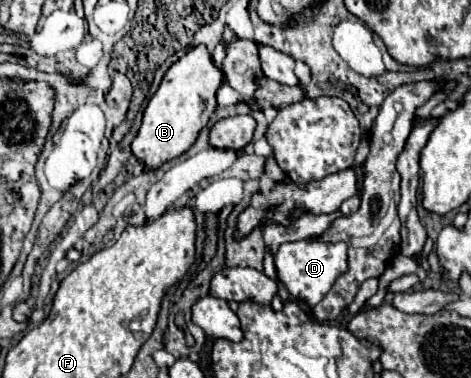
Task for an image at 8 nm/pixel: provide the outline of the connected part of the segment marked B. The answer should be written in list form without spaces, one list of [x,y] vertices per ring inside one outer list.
[[[204,45],[188,51],[166,71],[158,91],[144,111],[140,131],[132,141],[132,155],[144,165],[144,169],[158,169],[194,145],[200,129],[206,127],[210,115],[216,109],[216,89],[220,87],[220,81],[224,81],[224,73],[216,69]]]

